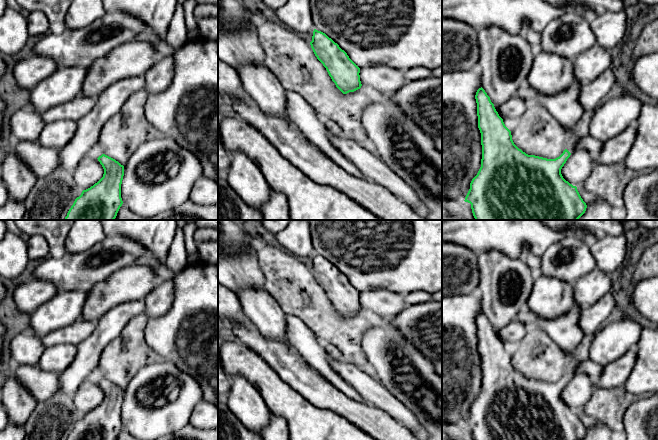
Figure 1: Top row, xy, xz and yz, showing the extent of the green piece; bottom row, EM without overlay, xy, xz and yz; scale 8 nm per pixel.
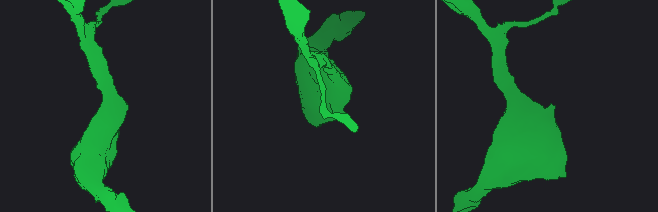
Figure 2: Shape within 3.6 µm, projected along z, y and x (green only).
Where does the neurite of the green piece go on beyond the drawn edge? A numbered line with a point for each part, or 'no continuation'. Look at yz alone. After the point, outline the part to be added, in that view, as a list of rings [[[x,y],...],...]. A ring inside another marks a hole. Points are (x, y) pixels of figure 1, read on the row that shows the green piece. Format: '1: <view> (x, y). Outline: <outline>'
1: yz (581, 130). Outline: [[[595,109],[585,110],[576,127],[567,138],[566,149],[572,154],[576,150],[578,142],[589,135],[590,121],[593,117]]]

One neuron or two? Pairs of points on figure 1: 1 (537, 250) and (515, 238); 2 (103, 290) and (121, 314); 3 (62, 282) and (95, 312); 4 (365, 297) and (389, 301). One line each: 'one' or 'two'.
1: one
2: two
3: two
4: one

